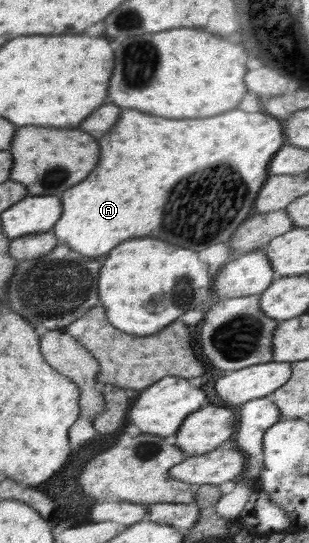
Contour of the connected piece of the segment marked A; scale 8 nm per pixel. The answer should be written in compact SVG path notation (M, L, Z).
M235 108L231 112L223 112L219 116L195 118L195 120L167 120L167 118L151 116L151 114L145 114L145 112L139 112L139 110L135 110L135 112L129 110L129 112L121 114L119 122L103 138L99 138L101 160L97 162L95 170L91 170L87 180L75 184L73 188L69 188L61 196L63 216L59 217L52 229L57 237L58 244L67 244L73 250L81 252L83 256L103 256L103 254L111 252L115 246L119 246L121 242L125 242L129 238L139 238L139 236L153 236L153 238L165 240L165 242L169 242L173 246L185 246L185 248L209 244L213 240L215 242L227 242L235 232L235 229L245 221L245 218L253 214L253 210L251 210L251 208L254 208L253 202L255 202L257 194L259 194L261 187L269 177L267 168L269 168L275 153L286 144L287 138L284 136L281 121L269 116L269 113L257 112L257 114L247 114L247 112L239 110L239 108Z

